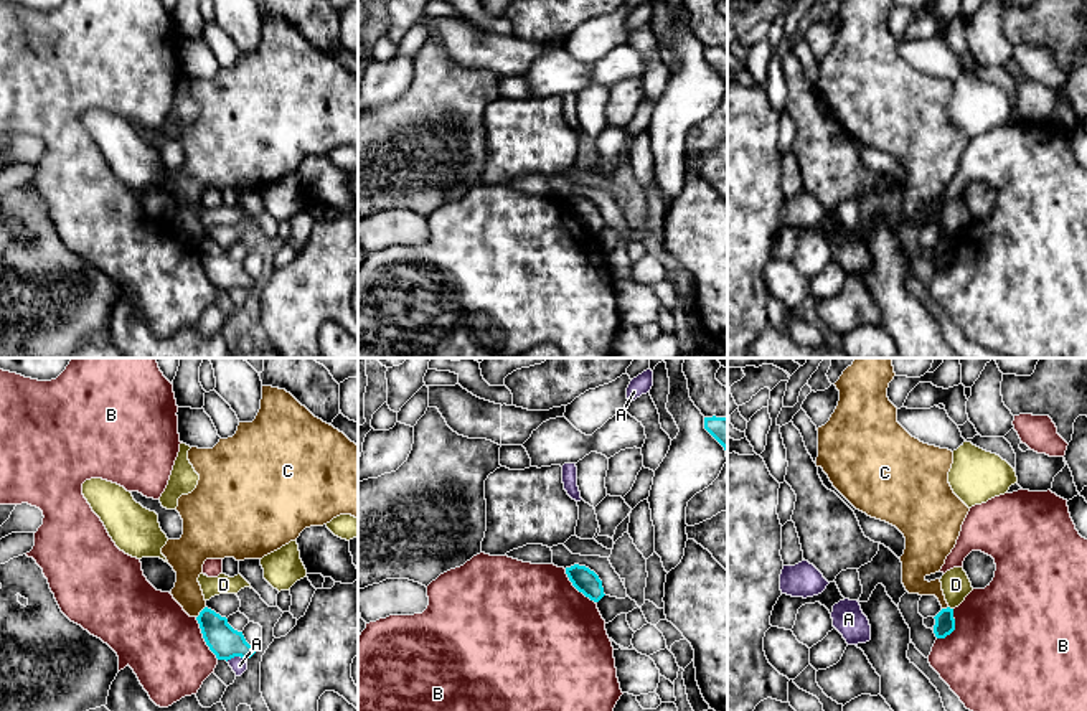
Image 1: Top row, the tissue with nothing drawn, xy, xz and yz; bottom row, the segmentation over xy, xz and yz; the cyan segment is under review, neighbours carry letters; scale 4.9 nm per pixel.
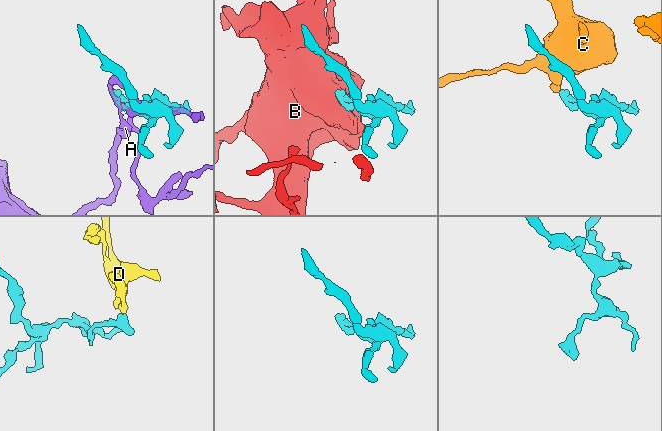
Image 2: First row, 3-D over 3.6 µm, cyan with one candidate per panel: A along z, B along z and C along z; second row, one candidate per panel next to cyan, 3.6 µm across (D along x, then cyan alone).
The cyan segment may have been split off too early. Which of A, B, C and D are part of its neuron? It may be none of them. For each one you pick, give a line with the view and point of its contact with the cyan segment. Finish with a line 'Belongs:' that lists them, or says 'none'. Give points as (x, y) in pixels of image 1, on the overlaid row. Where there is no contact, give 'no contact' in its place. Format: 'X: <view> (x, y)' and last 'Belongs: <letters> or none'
Belongs: none

